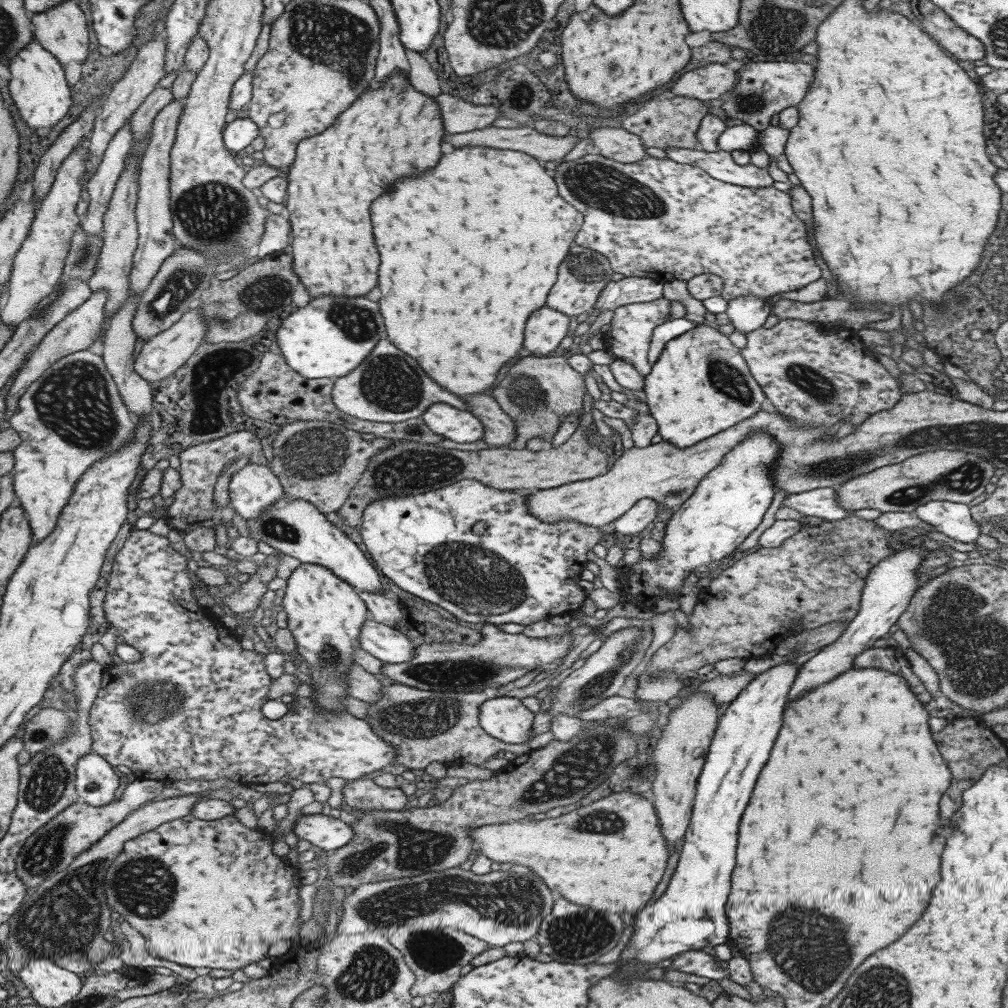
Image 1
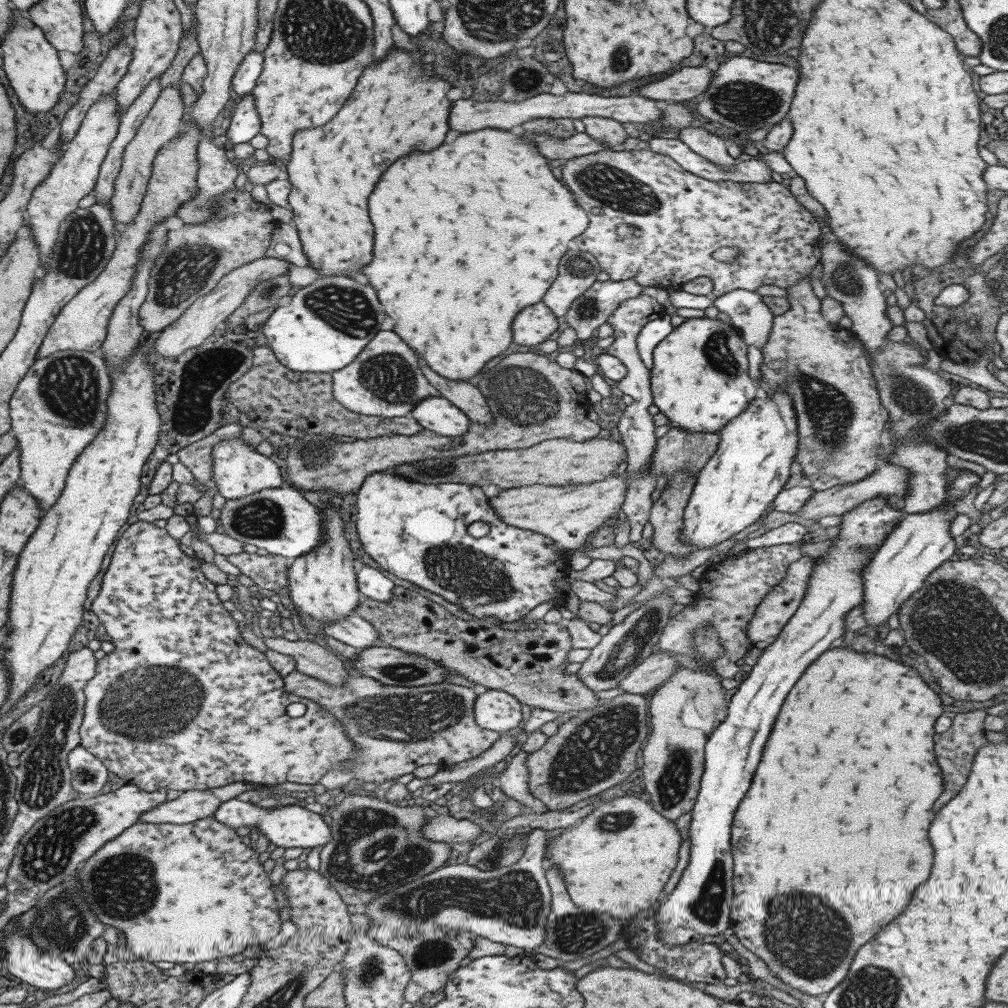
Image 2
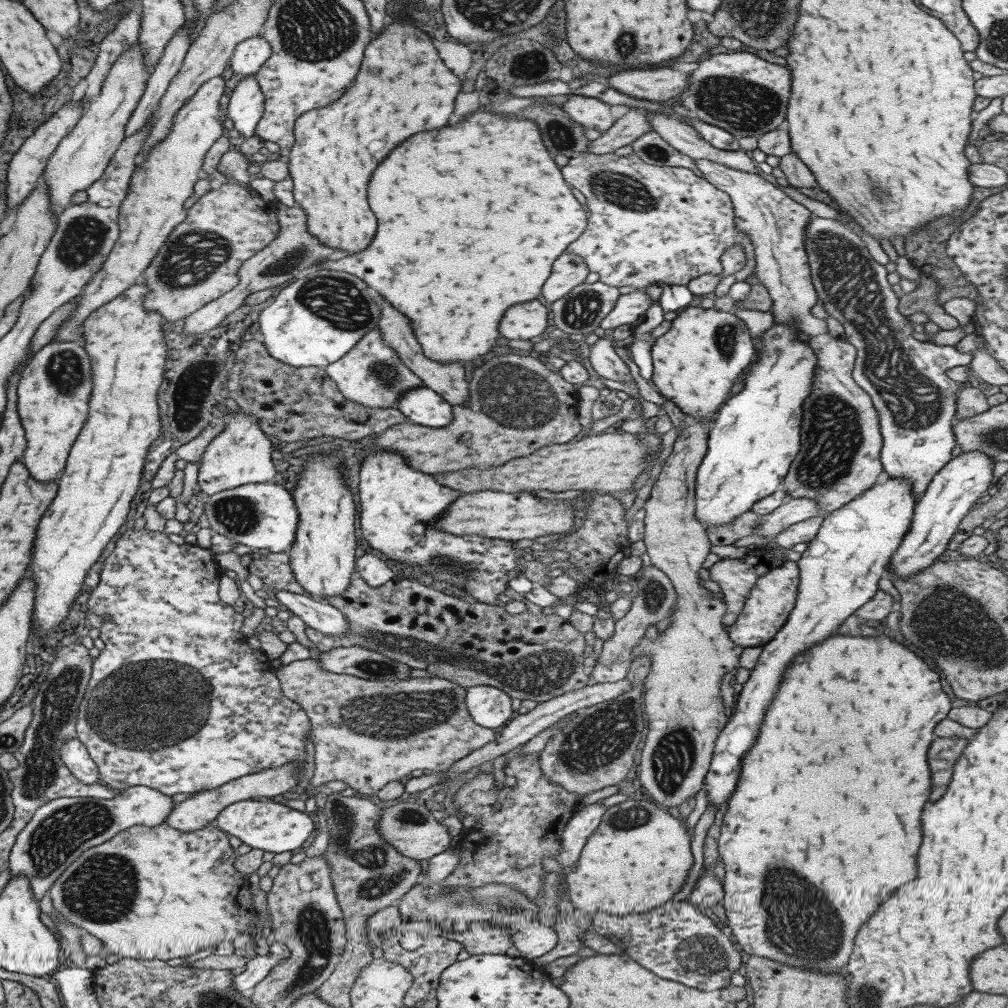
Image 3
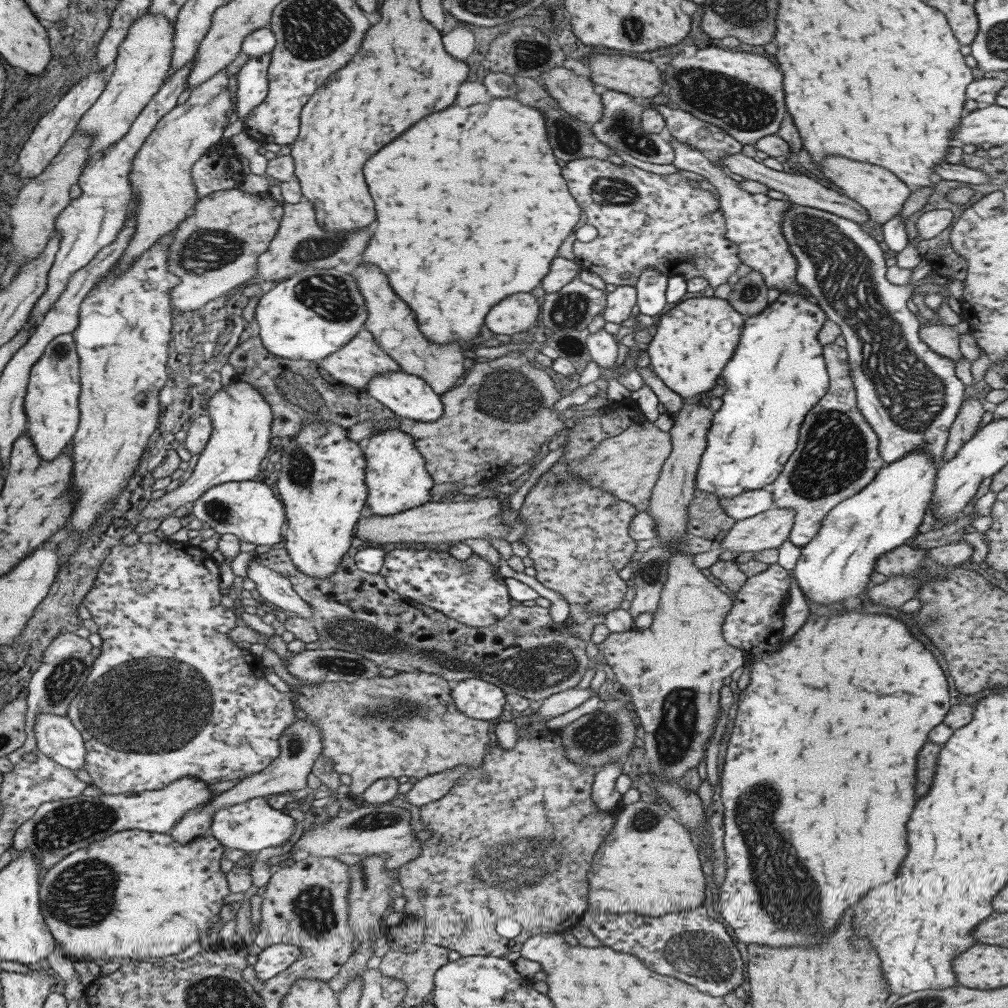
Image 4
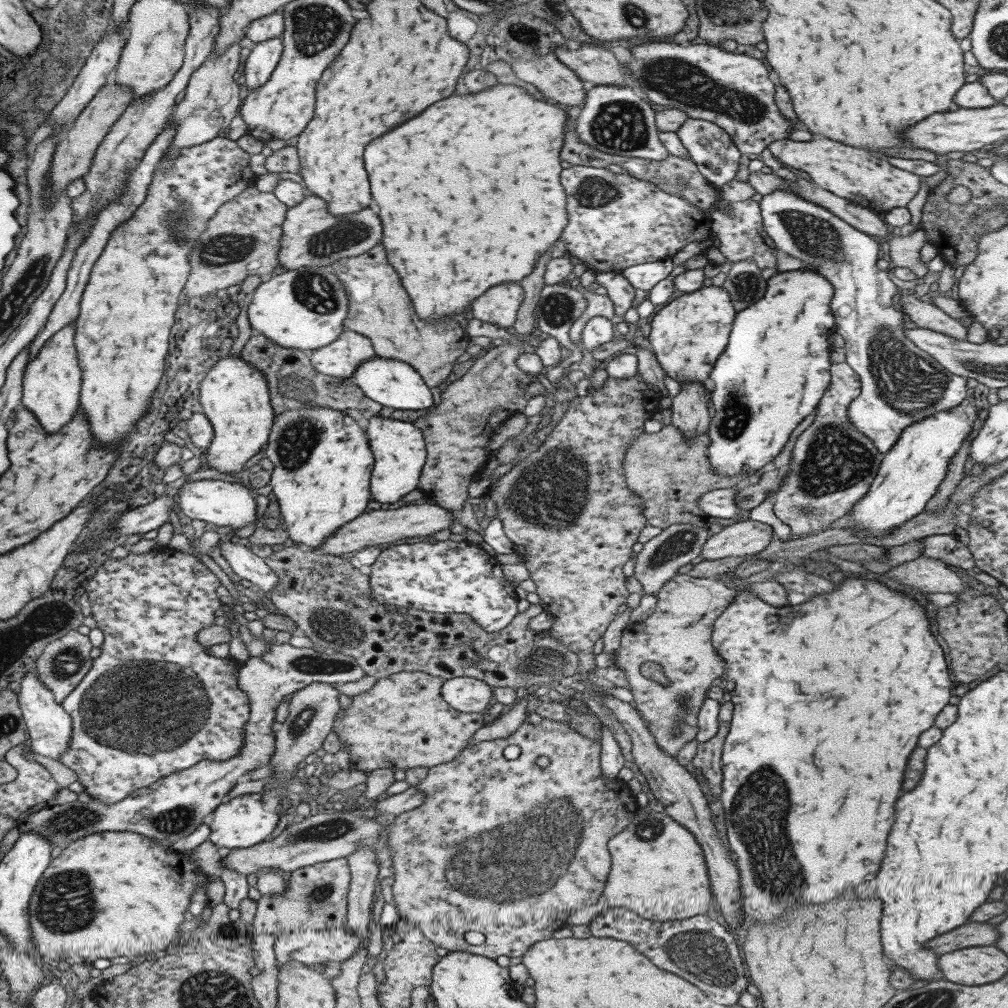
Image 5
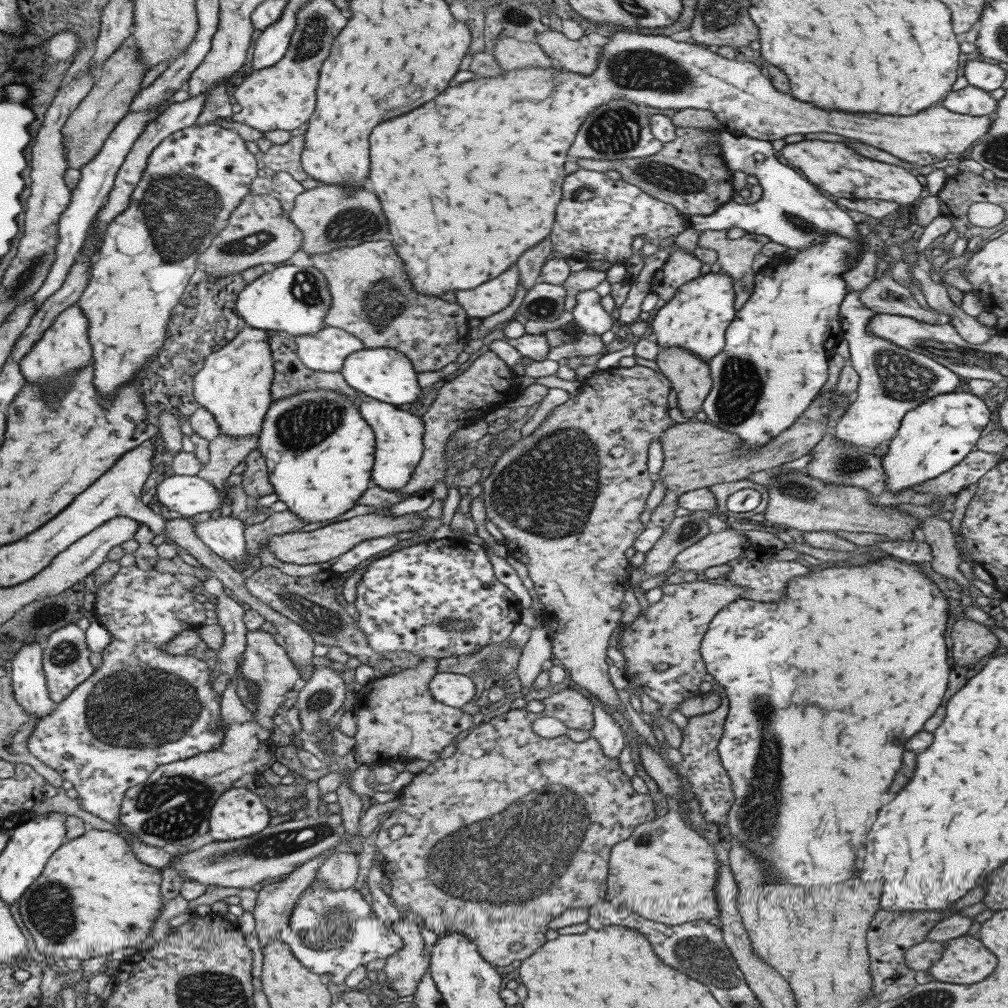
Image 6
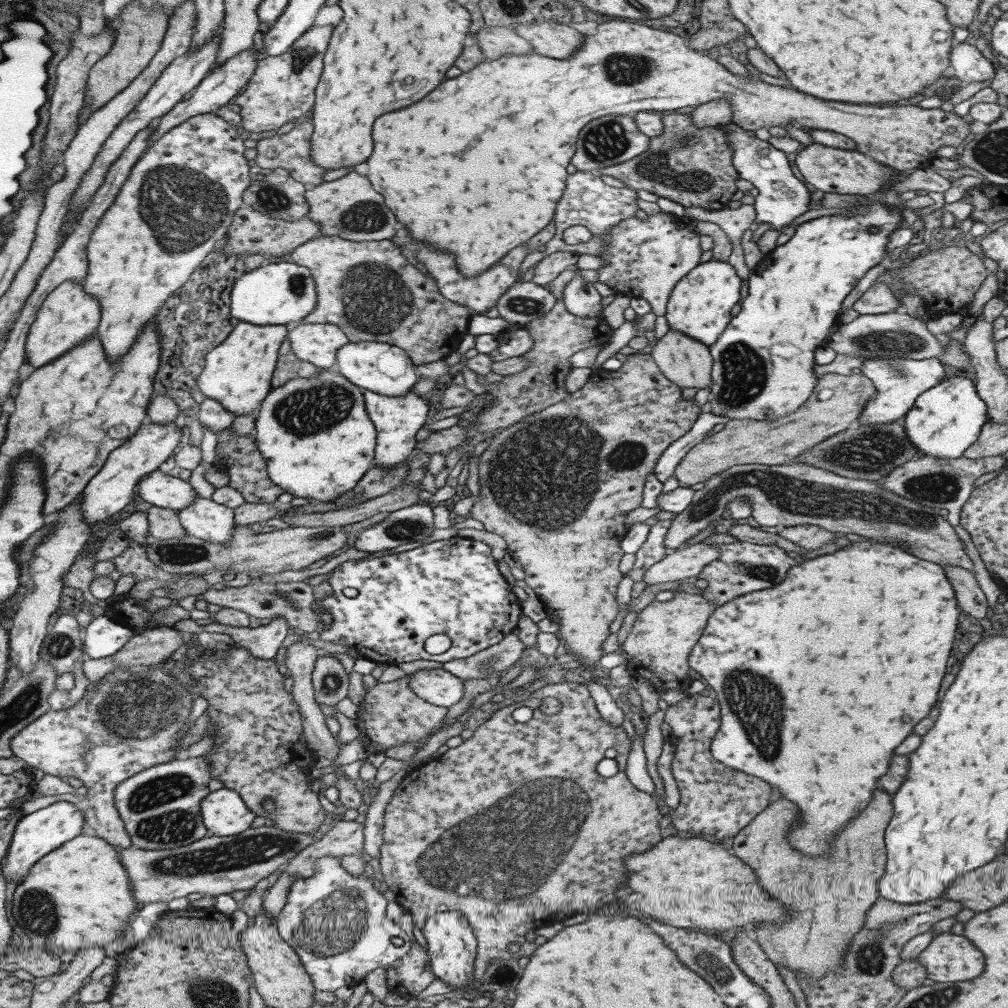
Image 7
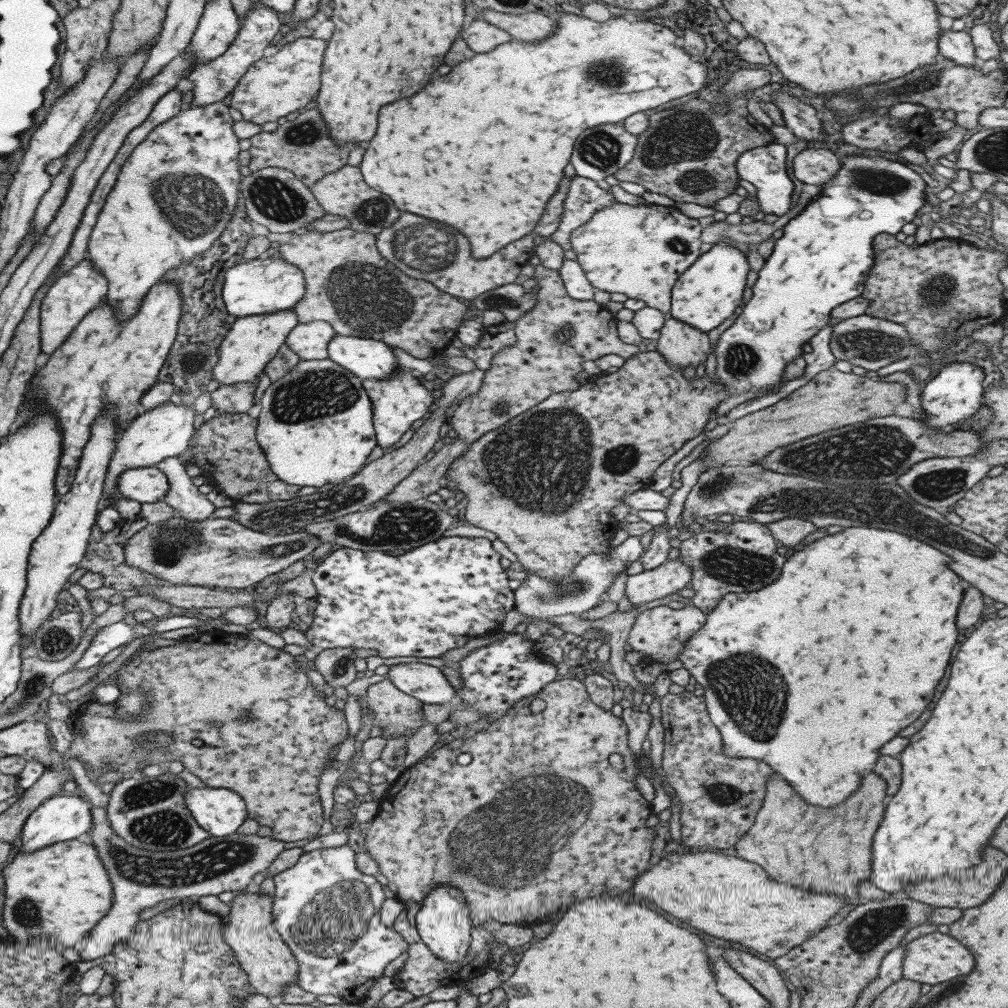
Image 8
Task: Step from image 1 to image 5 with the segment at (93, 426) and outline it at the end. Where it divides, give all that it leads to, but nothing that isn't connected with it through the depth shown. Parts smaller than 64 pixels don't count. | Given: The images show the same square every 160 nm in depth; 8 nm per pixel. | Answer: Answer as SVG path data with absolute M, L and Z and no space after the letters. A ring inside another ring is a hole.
M74 321L54 332L25 366L22 376L20 406L32 412L46 433L58 431L71 420L79 402L82 372L74 347Z

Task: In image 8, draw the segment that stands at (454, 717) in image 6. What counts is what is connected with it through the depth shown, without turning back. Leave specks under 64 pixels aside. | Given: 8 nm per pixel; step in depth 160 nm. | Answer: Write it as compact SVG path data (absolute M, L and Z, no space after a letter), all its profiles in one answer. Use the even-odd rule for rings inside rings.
M387 678L380 682L369 684L366 690L365 701L367 708L374 714L371 715L372 726L383 728L381 736L385 740L390 736L396 737L397 735L406 735L407 733L413 734L423 724L423 717L420 713L422 703L397 690Z

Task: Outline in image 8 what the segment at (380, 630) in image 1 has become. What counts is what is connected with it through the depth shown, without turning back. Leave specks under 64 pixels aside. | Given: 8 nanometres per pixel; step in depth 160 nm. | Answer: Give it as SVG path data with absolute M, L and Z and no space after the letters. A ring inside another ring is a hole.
M163 457L154 466L165 475L168 484L163 501L190 521L205 520L212 516L214 506L206 499L206 495L197 491L185 473L184 464L177 457Z

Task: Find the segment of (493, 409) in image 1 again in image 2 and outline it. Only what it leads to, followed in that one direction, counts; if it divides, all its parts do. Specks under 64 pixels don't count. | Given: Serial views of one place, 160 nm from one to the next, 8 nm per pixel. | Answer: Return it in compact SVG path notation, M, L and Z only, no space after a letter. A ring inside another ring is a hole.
M417 356L417 364L425 380L435 388L439 396L456 406L470 421L482 425L491 422L488 402L476 386L463 381L449 382L447 378L437 376L433 370L427 368L427 364L419 356Z

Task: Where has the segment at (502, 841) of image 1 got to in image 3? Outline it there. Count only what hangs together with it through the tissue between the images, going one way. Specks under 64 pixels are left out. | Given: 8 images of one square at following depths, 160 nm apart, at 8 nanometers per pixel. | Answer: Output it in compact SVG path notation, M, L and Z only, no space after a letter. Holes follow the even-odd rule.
M406 797L398 799L398 802L393 802L392 806L380 810L376 830L387 844L390 844L403 856L413 860L427 861L435 854L447 849L451 840L448 830L433 819L428 804L412 801L411 798ZM627 799L606 807L602 816L597 830L591 833L581 850L575 872L565 877L566 884L569 884L568 898L574 908L581 908L585 912L607 910L617 916L637 914L637 912L649 912L665 904L669 898L673 898L675 892L682 890L693 858L689 852L689 838L685 826L681 826L675 818L671 818L675 816L673 810L665 810L664 806L651 800Z

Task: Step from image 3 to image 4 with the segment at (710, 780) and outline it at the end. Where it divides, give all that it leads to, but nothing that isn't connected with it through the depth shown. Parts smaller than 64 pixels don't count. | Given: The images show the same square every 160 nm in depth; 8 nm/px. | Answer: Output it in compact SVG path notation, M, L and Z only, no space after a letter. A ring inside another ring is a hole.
M923 449L905 453L893 462L886 463L871 479L871 482L853 496L836 504L824 517L817 534L800 547L798 560L793 569L793 578L797 582L803 598L817 604L845 602L849 598L868 592L871 587L870 575L875 572L877 556L883 556L888 550L904 545L913 534L921 519L935 488L935 477L939 465Z

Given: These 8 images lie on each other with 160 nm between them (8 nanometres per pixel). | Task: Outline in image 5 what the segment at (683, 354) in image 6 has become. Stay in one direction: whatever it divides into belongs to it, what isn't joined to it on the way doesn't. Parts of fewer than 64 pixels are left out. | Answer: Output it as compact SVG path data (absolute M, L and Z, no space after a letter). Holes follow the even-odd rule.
M699 381L679 383L679 393L673 396L668 407L671 410L671 422L678 428L684 439L707 432L710 421L710 408L707 407L708 394Z

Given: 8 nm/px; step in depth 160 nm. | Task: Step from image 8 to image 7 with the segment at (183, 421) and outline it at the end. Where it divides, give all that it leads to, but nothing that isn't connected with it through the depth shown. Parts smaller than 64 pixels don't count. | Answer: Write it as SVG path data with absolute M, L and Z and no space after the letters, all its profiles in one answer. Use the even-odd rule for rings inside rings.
M148 421L141 423L133 436L107 455L104 465L84 486L82 502L78 509L88 527L94 522L103 522L105 518L109 520L113 514L117 514L125 506L130 506L138 480L157 469L169 454L174 454L182 440L181 429L175 426L173 421L167 424Z

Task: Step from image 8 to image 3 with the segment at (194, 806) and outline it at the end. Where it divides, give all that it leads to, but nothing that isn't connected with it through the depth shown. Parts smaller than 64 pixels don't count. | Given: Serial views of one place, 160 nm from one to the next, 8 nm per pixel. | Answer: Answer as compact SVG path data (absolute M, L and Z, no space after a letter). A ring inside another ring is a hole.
M249 799L228 804L215 817L216 827L227 835L239 839L243 845L265 852L296 852L304 845L315 829L305 811L300 812L272 800Z

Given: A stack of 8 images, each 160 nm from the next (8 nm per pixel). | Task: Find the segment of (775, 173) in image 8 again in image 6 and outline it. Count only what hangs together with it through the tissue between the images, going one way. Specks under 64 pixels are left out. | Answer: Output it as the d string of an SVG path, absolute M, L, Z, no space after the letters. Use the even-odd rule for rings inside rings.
M717 128L717 133L721 139L721 154L726 167L729 170L739 170L749 176L755 176L762 193L760 199L752 204L745 204L743 207L719 208L709 216L685 216L682 214L684 218L687 218L687 223L690 223L691 228L698 232L701 230L728 230L731 227L742 228L747 233L766 236L770 241L795 250L809 248L812 244L820 243L827 233L835 233L858 244L856 254L848 256L848 260L846 260L848 270L859 262L864 249L863 241L861 241L861 236L857 233L851 218L841 210L837 203L829 200L826 194L817 190L805 177L801 178L795 170L779 162L773 146L769 142L753 140L747 136L733 136L734 134L729 134L719 128ZM753 154L762 154L763 160L756 161L755 166L743 167L745 160L749 156L753 157Z

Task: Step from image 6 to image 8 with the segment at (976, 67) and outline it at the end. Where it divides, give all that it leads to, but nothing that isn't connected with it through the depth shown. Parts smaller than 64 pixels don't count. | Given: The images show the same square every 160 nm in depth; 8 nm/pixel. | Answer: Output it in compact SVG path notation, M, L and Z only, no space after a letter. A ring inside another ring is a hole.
M940 30L937 41L938 54L960 65L980 64L974 53L970 36L965 31Z

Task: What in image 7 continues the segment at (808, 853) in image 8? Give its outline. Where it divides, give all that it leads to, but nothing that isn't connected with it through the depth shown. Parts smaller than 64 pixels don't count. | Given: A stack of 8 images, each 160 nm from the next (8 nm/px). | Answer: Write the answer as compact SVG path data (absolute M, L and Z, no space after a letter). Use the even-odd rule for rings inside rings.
M875 790L867 804L867 810L859 812L853 820L849 820L849 824L835 834L831 850L817 858L807 854L803 856L801 852L789 846L787 832L789 832L789 826L797 822L797 818L799 818L799 810L795 808L795 804L791 804L785 798L777 798L773 804L766 806L740 830L732 839L729 852L733 852L735 858L743 860L747 866L753 868L757 876L757 884L765 892L769 892L771 896L775 896L777 900L785 902L795 910L789 914L789 920L785 926L777 926L777 928L763 926L755 930L761 950L771 962L787 966L792 972L793 970L801 970L803 974L807 972L805 975L812 981L843 968L842 954L850 938L864 923L865 911L879 898L877 881L883 874L886 859L883 832L891 818L891 804L889 804L889 796L883 790Z

